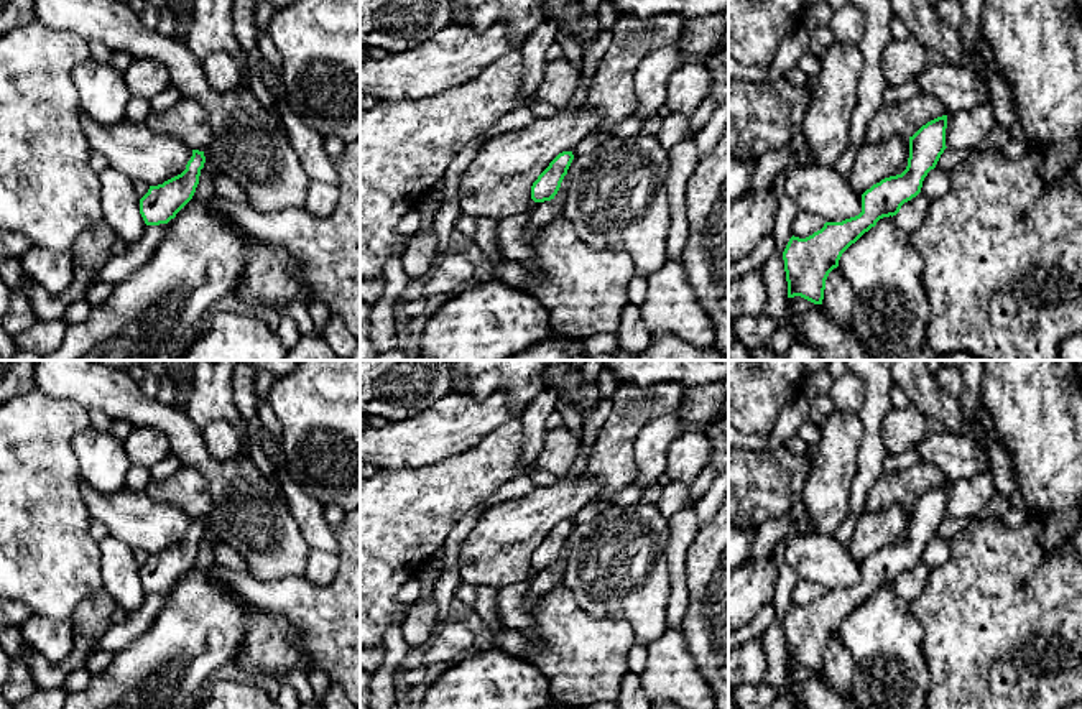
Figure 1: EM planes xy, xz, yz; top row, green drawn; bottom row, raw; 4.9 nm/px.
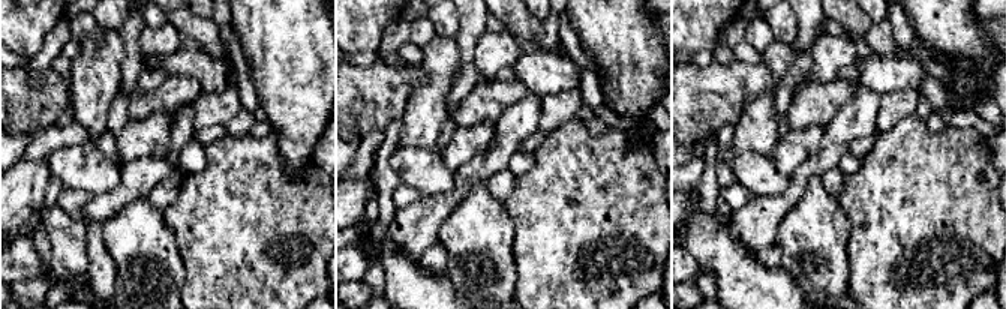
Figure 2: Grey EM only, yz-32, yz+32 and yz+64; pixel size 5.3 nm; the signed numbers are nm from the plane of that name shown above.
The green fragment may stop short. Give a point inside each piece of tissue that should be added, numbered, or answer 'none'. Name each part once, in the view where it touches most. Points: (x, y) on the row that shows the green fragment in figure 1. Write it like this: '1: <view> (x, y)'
none

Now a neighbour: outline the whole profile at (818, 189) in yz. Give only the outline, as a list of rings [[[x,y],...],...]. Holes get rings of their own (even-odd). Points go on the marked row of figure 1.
[[[794,168],[788,173],[784,188],[799,211],[817,214],[825,222],[842,222],[862,212],[862,196],[835,168]]]

